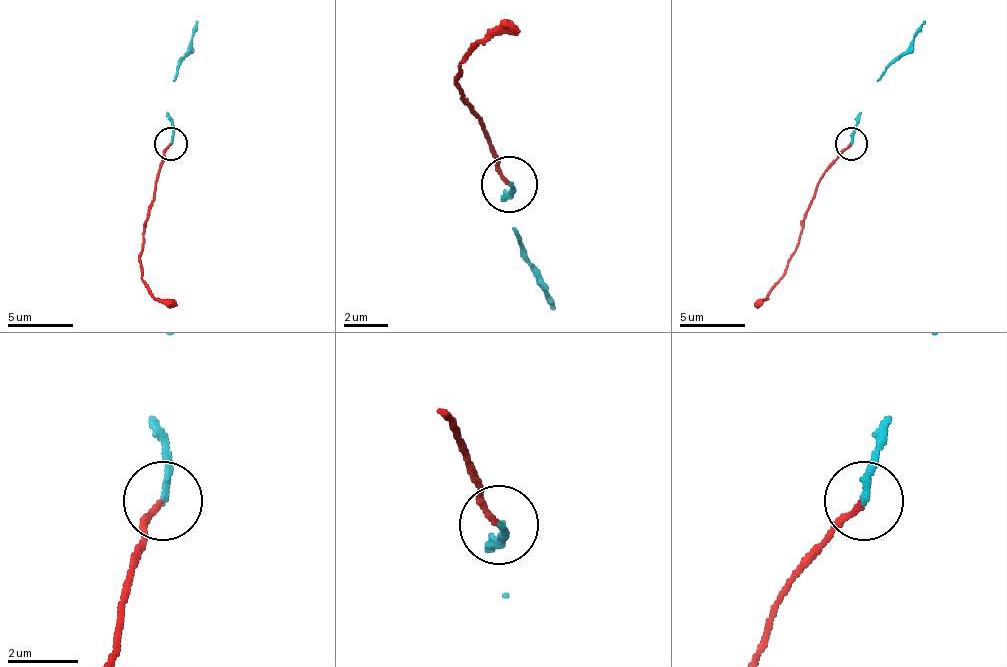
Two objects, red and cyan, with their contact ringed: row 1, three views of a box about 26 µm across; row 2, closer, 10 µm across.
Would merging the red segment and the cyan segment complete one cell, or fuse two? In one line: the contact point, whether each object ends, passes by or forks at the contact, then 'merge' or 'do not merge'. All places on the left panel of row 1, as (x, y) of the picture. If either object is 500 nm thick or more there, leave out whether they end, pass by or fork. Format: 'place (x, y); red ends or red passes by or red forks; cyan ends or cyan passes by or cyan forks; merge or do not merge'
place (171, 143); red ends; cyan ends; merge

